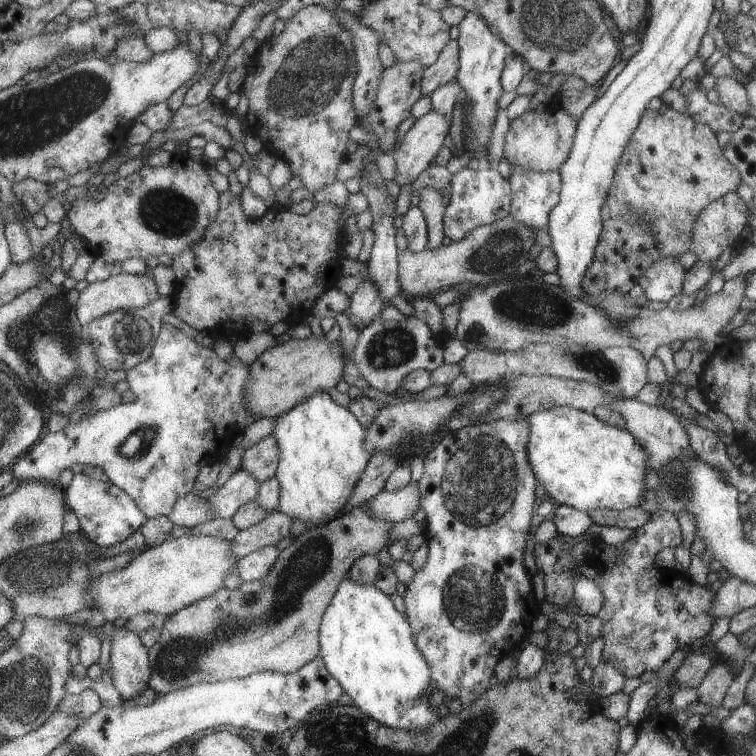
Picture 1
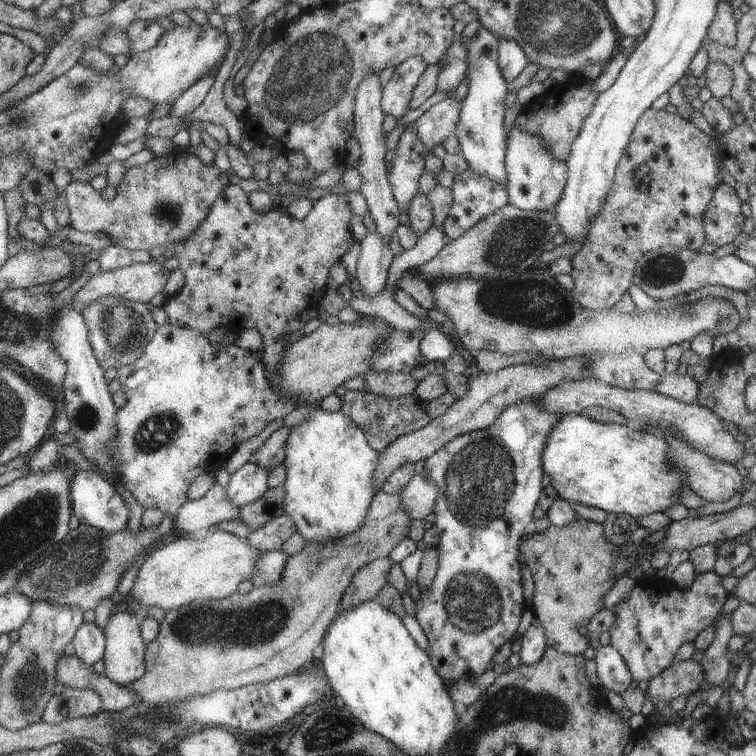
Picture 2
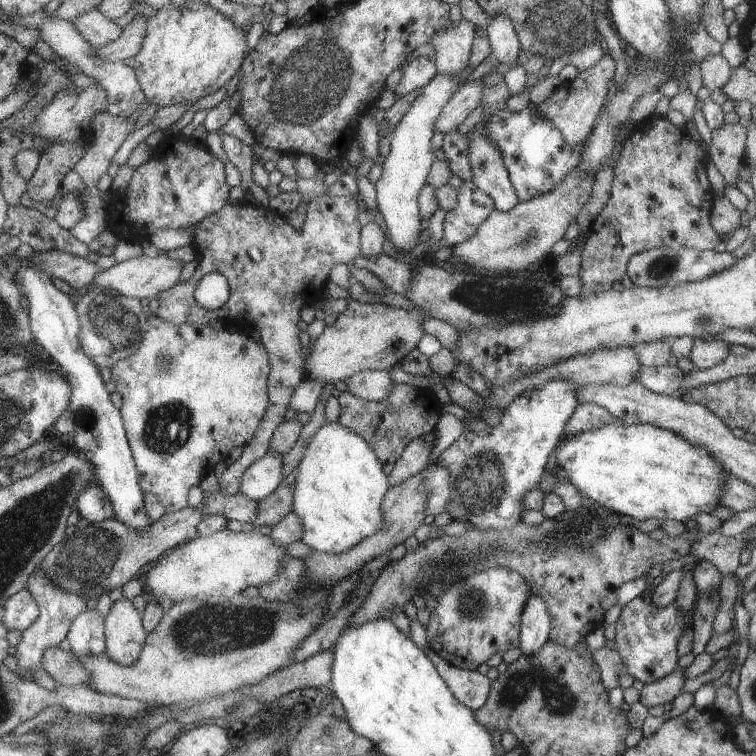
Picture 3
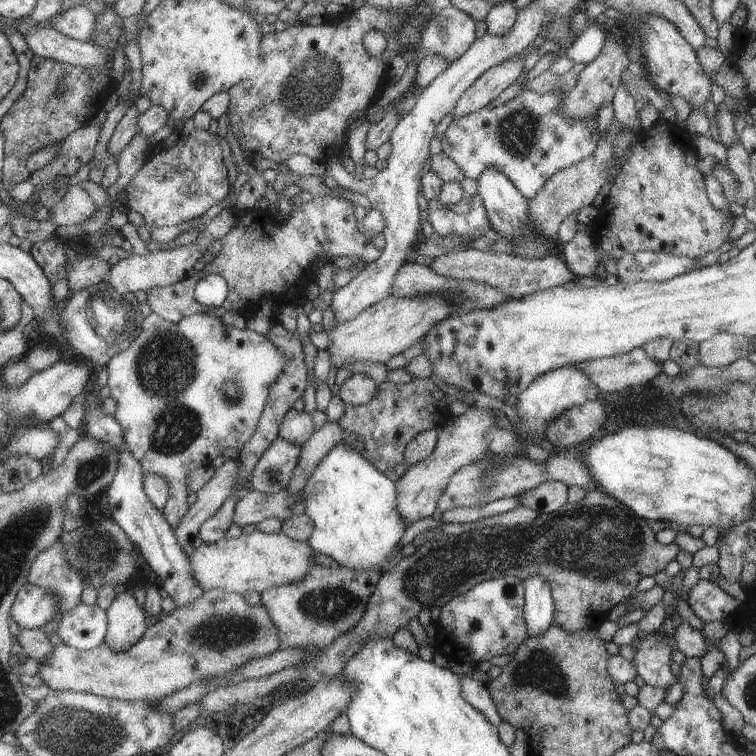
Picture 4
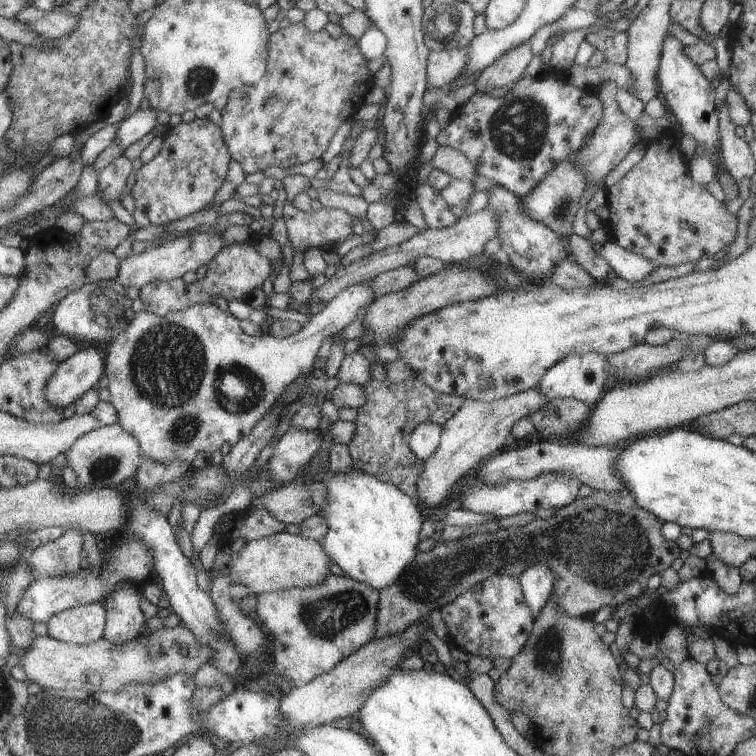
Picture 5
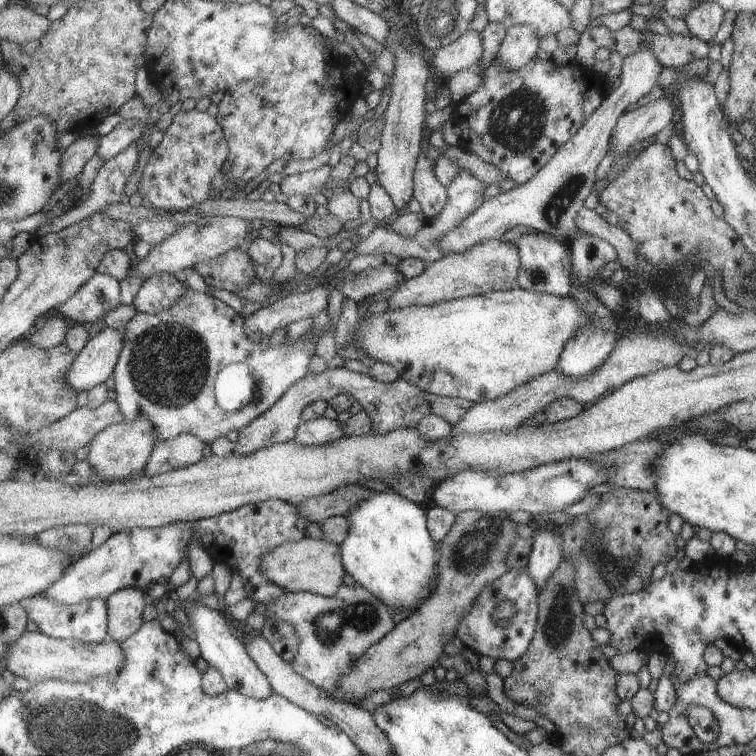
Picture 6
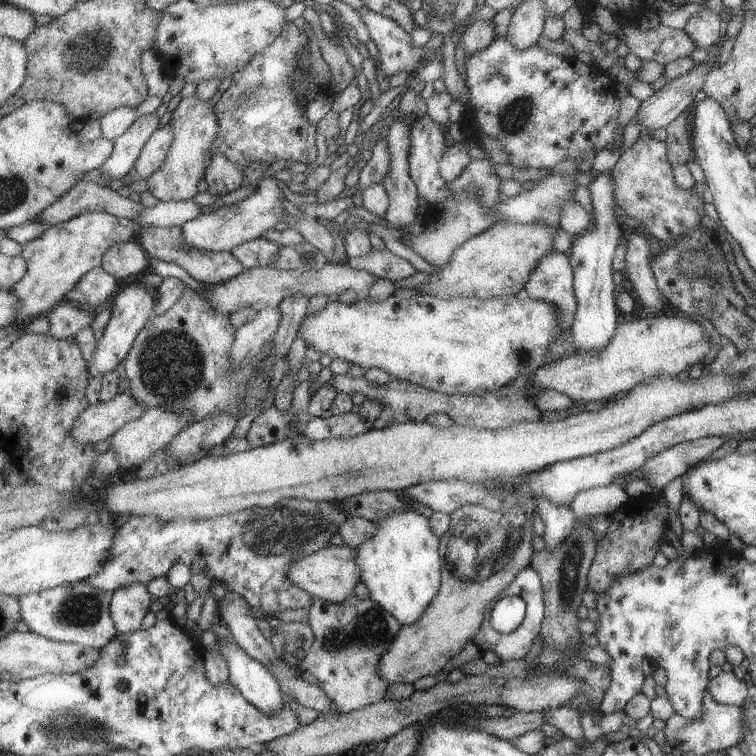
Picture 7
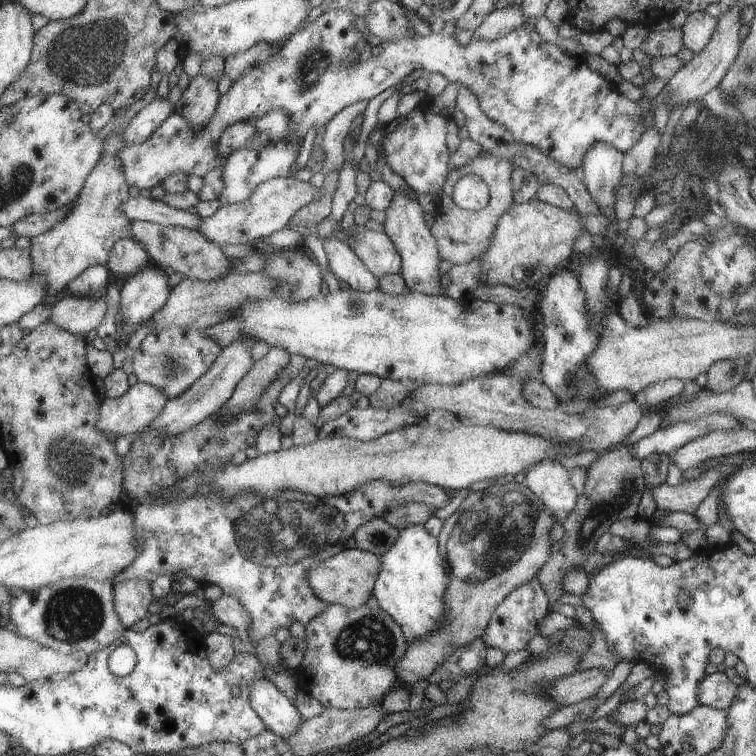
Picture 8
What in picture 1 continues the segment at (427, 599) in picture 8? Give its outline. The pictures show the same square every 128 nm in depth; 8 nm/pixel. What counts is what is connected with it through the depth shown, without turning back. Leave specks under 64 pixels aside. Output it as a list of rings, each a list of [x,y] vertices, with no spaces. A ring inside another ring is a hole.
[[[319,391],[277,416],[271,434],[278,441],[280,452],[279,464],[274,474],[279,486],[276,510],[313,527],[327,524],[342,515],[344,505],[362,476],[366,464],[371,460],[370,454],[364,449],[366,432],[363,432],[362,423],[354,413],[335,404],[328,391]]]

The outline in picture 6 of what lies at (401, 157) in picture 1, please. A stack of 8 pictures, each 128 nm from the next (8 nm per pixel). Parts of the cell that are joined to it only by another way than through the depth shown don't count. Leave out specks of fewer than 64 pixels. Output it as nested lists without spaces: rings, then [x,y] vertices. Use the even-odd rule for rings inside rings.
[[[516,24],[506,29],[495,56],[504,69],[514,71],[535,57],[539,37],[530,24]]]

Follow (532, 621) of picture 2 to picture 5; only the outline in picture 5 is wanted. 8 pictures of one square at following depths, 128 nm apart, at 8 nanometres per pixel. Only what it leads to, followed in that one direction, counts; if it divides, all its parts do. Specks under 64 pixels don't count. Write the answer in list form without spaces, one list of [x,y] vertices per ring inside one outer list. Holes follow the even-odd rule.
[[[541,563],[529,565],[518,576],[522,585],[524,600],[527,606],[531,608],[533,617],[537,616],[543,603],[552,592],[553,577],[551,569]]]

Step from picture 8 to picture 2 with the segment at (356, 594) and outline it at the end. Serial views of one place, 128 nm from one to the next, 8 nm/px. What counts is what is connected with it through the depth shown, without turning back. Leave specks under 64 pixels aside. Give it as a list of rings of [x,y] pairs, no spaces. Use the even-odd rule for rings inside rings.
[[[213,531],[202,539],[177,535],[153,549],[144,558],[127,596],[145,608],[159,607],[165,612],[183,607],[194,600],[220,599],[235,592],[239,582],[252,578],[261,554],[246,538],[226,531]]]

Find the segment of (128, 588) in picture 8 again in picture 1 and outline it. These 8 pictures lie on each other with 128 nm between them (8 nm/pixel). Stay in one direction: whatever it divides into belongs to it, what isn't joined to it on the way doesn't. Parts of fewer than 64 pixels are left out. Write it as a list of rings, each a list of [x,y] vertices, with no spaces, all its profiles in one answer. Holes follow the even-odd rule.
[[[125,627],[113,628],[110,637],[108,673],[120,698],[127,700],[148,686],[149,656],[135,632]]]

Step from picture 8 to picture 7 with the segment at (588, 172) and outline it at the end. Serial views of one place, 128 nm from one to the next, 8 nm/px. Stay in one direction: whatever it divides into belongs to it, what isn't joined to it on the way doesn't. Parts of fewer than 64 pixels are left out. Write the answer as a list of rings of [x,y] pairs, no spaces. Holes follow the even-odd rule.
[[[610,171],[593,174],[587,185],[590,192],[592,204],[592,220],[589,232],[585,232],[575,237],[572,245],[567,251],[569,263],[573,269],[574,296],[577,300],[578,308],[574,312],[574,322],[572,323],[572,345],[574,352],[597,352],[601,347],[613,338],[615,328],[615,303],[613,302],[613,282],[611,282],[611,258],[613,250],[617,248],[619,240],[619,226],[615,218],[614,199],[614,178]]]

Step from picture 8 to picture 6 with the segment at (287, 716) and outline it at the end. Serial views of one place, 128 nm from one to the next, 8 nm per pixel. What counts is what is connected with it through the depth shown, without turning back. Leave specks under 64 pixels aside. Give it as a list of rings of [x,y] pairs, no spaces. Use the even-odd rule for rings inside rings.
[[[194,597],[178,605],[182,607],[192,624],[197,648],[201,650],[200,657],[207,662],[208,666],[212,666],[219,671],[219,674],[222,674],[227,689],[235,690],[235,692],[252,699],[264,699],[273,694],[267,677],[254,663],[254,660],[251,660],[244,644],[239,640],[238,634],[234,632],[234,625],[226,622],[220,608],[210,609],[204,604],[198,603]]]

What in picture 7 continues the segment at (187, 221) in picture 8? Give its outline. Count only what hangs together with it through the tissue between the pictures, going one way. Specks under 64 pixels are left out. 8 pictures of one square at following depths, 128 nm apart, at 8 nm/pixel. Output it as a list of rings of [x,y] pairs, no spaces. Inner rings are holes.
[[[89,179],[79,181],[79,184],[75,184],[65,195],[55,200],[35,217],[39,224],[50,227],[86,210],[97,210],[133,221],[143,208],[139,201],[125,200],[117,194],[117,191],[108,190],[98,180]]]

